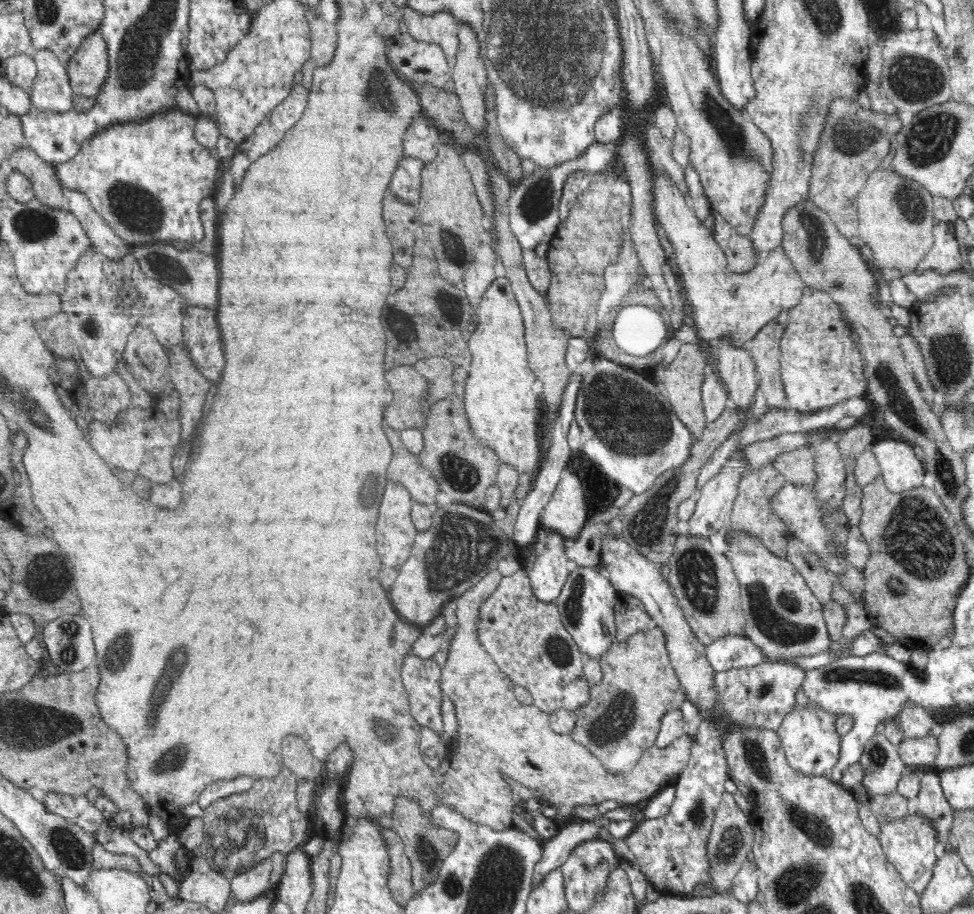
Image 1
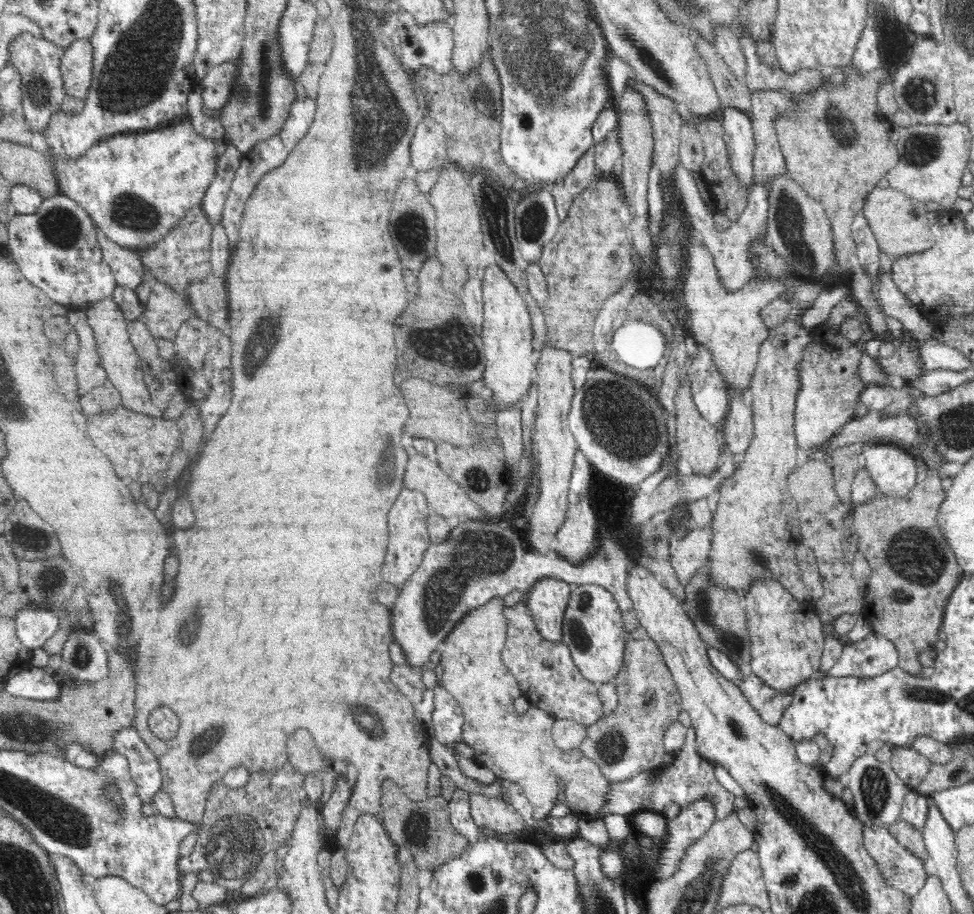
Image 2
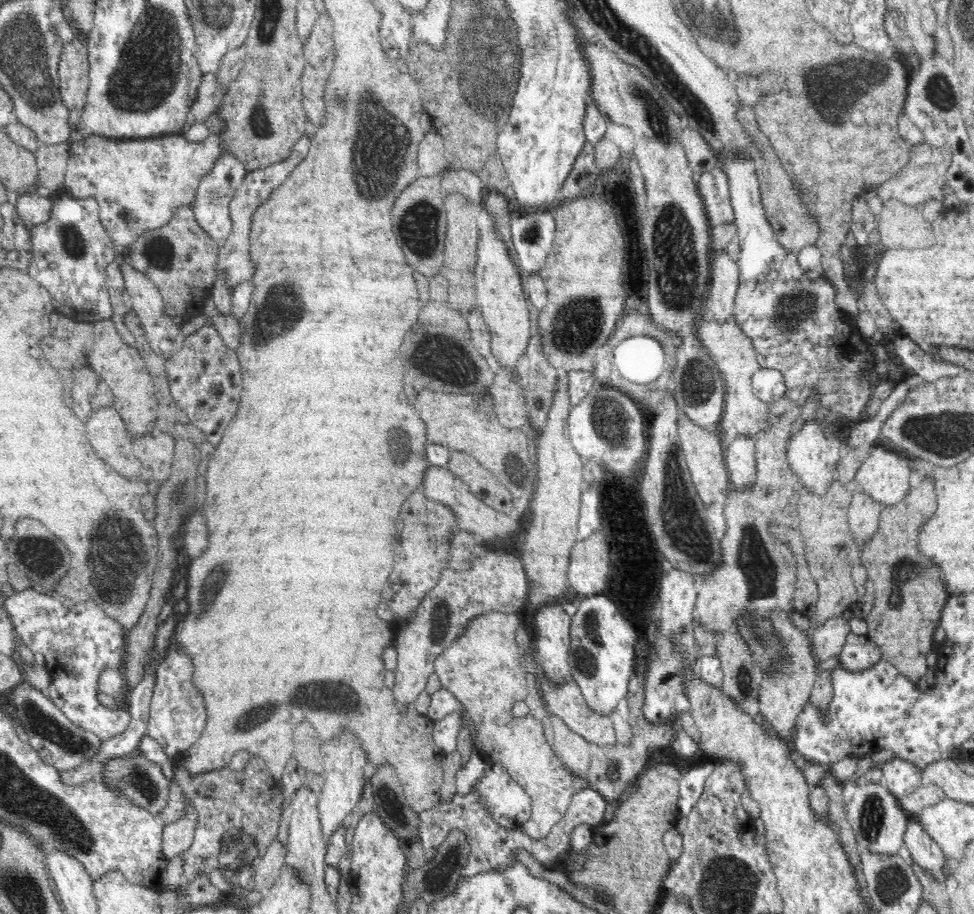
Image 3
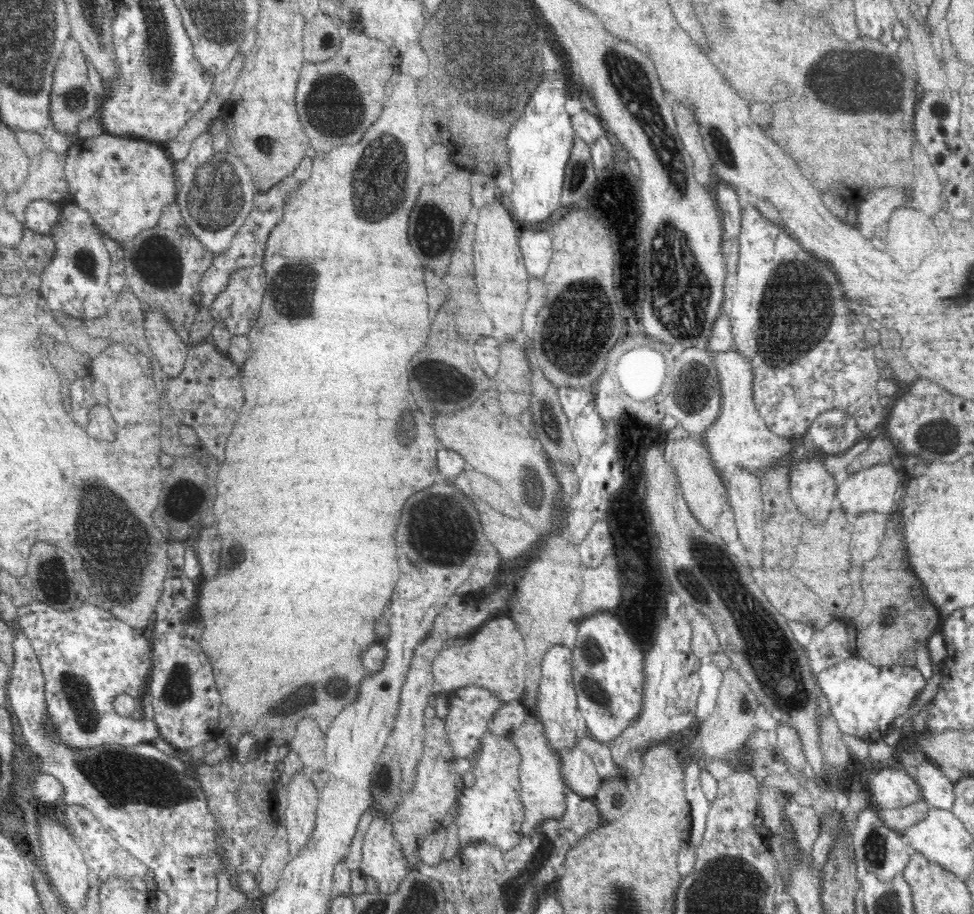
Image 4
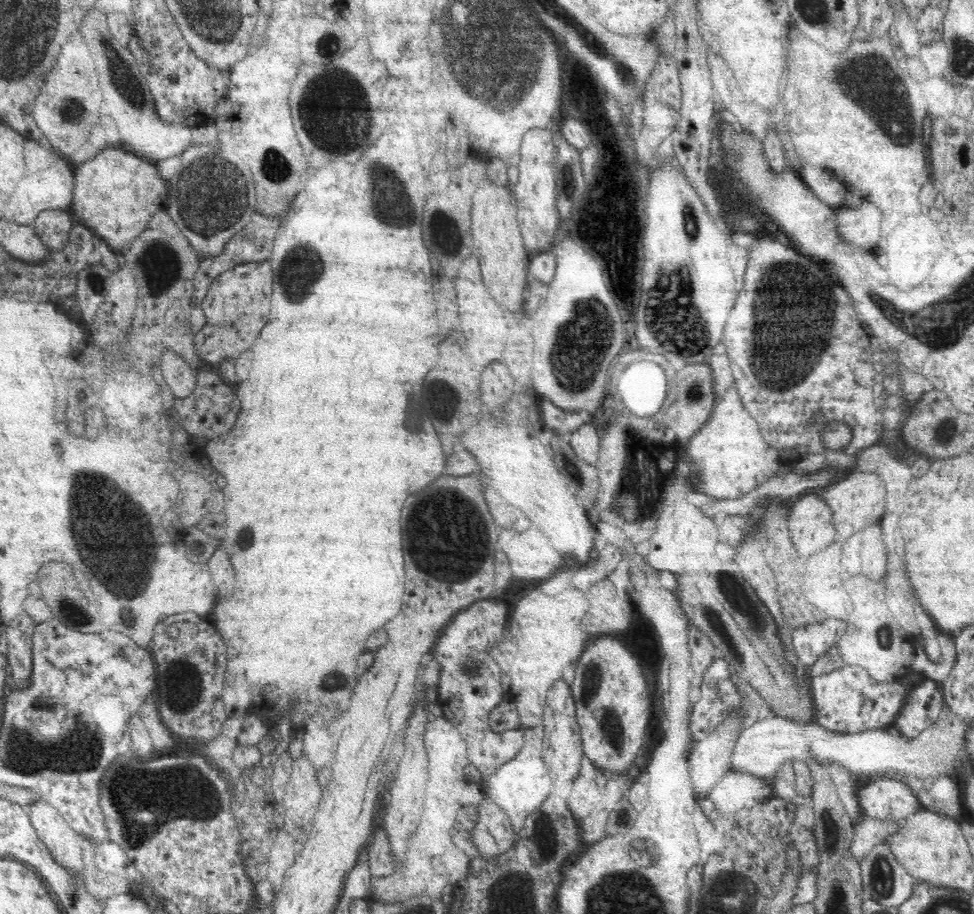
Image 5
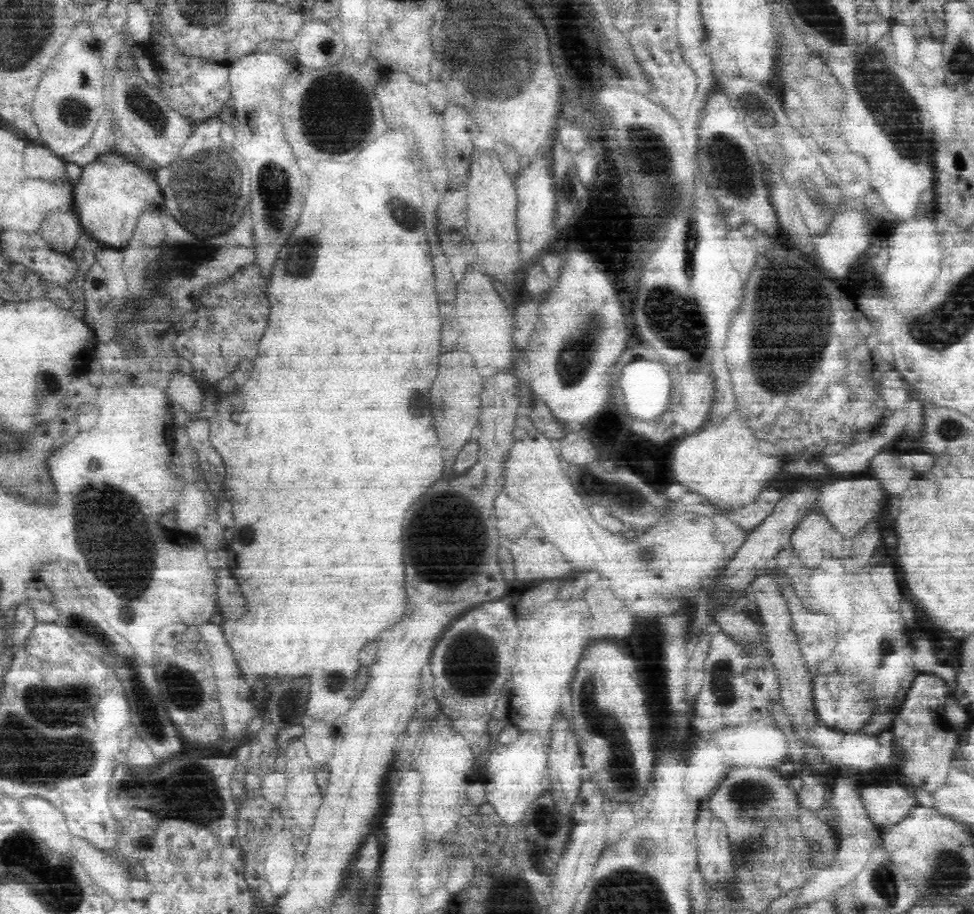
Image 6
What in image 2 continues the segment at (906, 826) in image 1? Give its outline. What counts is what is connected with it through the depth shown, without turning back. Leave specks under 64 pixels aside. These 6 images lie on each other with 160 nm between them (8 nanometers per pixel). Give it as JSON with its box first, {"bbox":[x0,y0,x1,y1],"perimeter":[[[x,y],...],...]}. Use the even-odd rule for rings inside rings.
{"bbox":[863,826,929,897],"perimeter":[[[874,826],[864,828],[863,845],[876,861],[888,887],[913,897],[926,885],[929,876],[924,868],[925,862],[898,842],[894,833],[874,829]]]}

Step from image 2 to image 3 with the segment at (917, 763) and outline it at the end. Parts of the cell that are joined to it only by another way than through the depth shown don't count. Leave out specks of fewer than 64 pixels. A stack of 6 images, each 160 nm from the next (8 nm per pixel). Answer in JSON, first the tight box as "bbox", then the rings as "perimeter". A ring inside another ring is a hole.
{"bbox":[880,757,924,800],"perimeter":[[[893,757],[880,764],[880,768],[884,785],[898,800],[924,784],[921,769],[901,757]]]}

